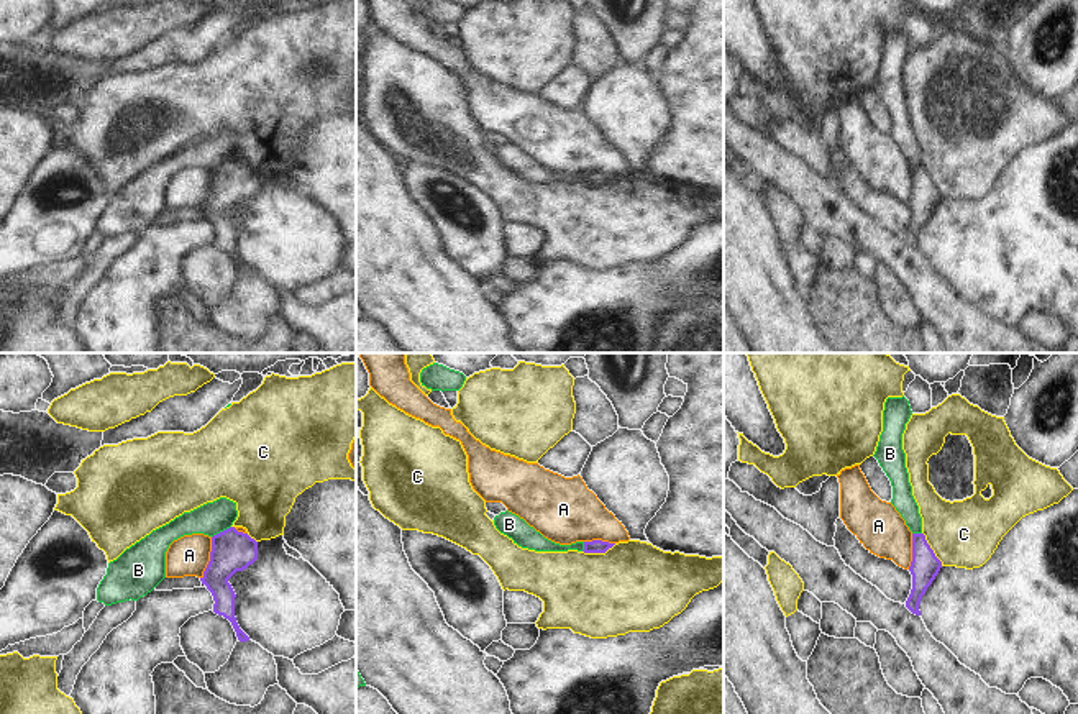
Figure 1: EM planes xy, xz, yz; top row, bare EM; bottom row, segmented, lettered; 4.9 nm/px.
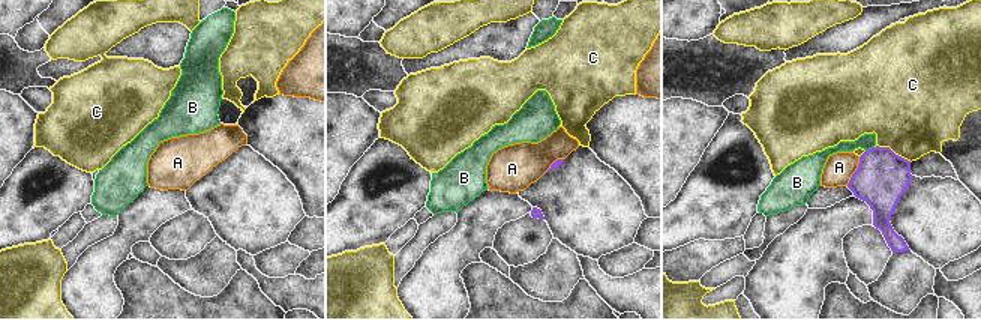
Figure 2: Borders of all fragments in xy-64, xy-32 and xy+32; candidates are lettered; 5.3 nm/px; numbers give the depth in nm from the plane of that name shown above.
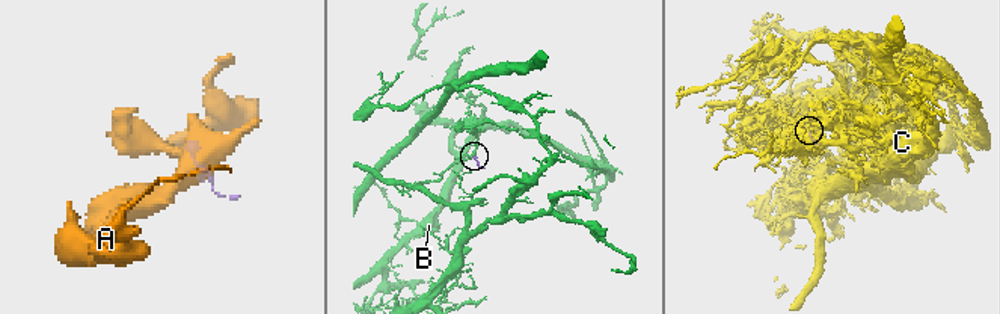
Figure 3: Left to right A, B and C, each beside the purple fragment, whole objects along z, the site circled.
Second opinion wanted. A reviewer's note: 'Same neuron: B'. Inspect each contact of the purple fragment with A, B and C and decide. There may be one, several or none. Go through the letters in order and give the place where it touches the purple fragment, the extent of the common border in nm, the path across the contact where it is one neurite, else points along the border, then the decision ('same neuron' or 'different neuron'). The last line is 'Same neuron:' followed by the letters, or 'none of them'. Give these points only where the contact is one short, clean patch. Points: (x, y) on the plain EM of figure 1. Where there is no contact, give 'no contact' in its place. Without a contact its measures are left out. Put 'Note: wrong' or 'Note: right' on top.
Note: wrong
A: contact xy (210, 191); length 220 nm; border xy (212, 169), (210, 192), (200, 210); different neuron
B: contact xy (220, 164); length 110 nm; border xy (230, 158), (212, 169); different neuron
C: contact xz (599, 184); length 170 nm; border xz (616, 176), (604, 184), (583, 184); different neuron
Same neuron: none of them

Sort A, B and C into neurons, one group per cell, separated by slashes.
A / B / C

